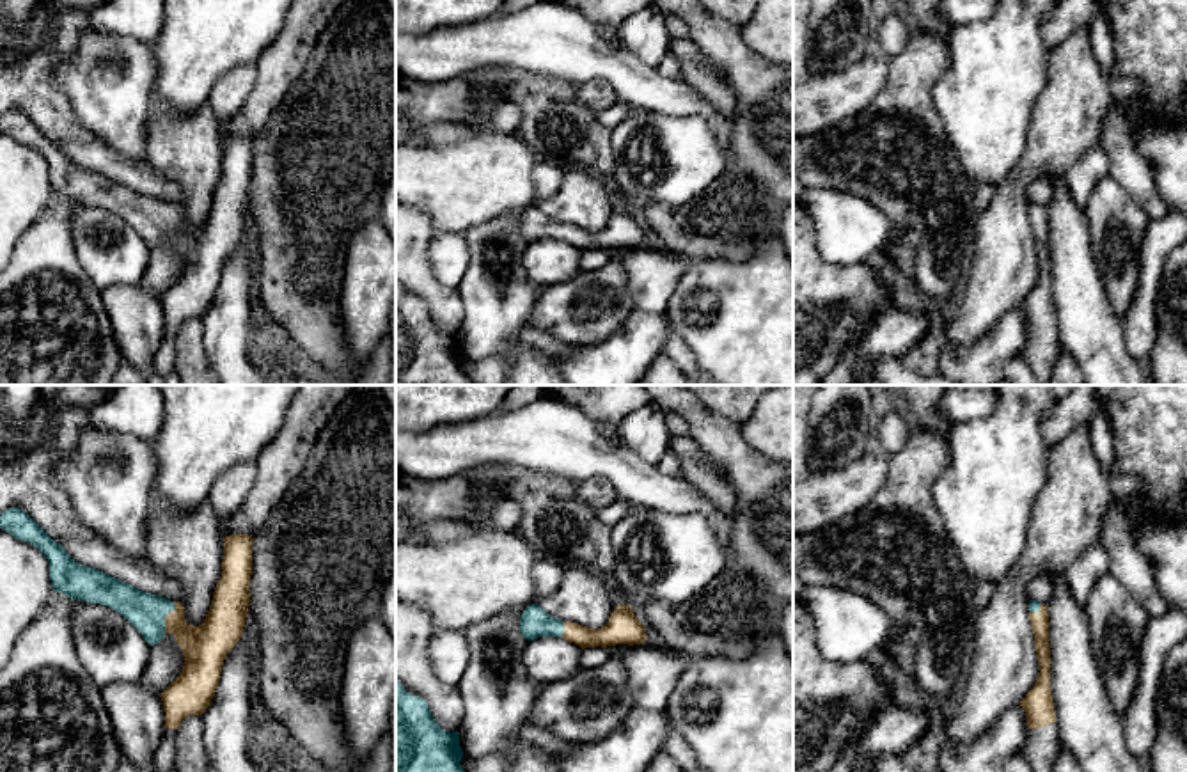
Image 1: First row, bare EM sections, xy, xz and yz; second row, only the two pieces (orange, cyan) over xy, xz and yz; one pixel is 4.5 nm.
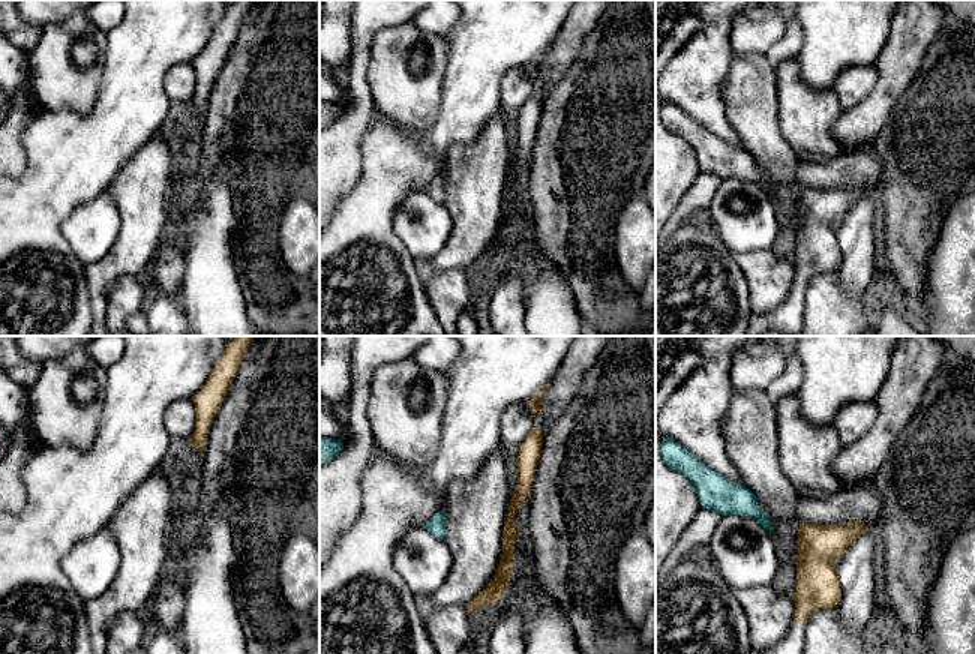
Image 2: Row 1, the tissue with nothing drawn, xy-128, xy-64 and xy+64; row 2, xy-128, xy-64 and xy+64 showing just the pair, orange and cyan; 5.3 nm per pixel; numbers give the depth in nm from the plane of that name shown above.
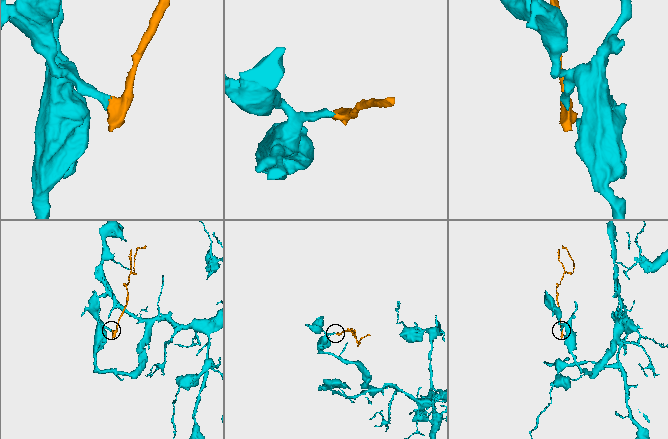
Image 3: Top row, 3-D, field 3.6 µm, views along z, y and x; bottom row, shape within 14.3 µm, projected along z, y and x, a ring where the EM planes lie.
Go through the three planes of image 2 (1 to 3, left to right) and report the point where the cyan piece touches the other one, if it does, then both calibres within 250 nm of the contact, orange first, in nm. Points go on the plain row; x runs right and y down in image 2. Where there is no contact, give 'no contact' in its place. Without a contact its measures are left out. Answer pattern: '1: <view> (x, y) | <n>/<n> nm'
1: no contact
2: no contact
3: no contact

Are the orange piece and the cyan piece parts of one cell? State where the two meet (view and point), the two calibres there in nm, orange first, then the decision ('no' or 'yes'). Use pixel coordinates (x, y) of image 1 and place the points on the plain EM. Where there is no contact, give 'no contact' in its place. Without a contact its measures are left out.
meets orange in xy at (165, 220); 200 nm thick on the orange side, 170 nm on the other; yes

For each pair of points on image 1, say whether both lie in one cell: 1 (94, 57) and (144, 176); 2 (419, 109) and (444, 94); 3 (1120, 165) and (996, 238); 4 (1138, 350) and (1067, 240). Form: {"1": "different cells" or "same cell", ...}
{"1": "different cells", "2": "same cell", "3": "different cells", "4": "different cells"}

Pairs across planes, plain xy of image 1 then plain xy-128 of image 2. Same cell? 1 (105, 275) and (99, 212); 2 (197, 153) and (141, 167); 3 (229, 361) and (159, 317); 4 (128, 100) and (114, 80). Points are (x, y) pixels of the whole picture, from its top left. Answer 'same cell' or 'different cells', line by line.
1: same cell
2: same cell
3: same cell
4: different cells

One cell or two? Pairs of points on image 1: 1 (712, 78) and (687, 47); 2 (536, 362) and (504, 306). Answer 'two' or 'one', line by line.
1: one
2: one

